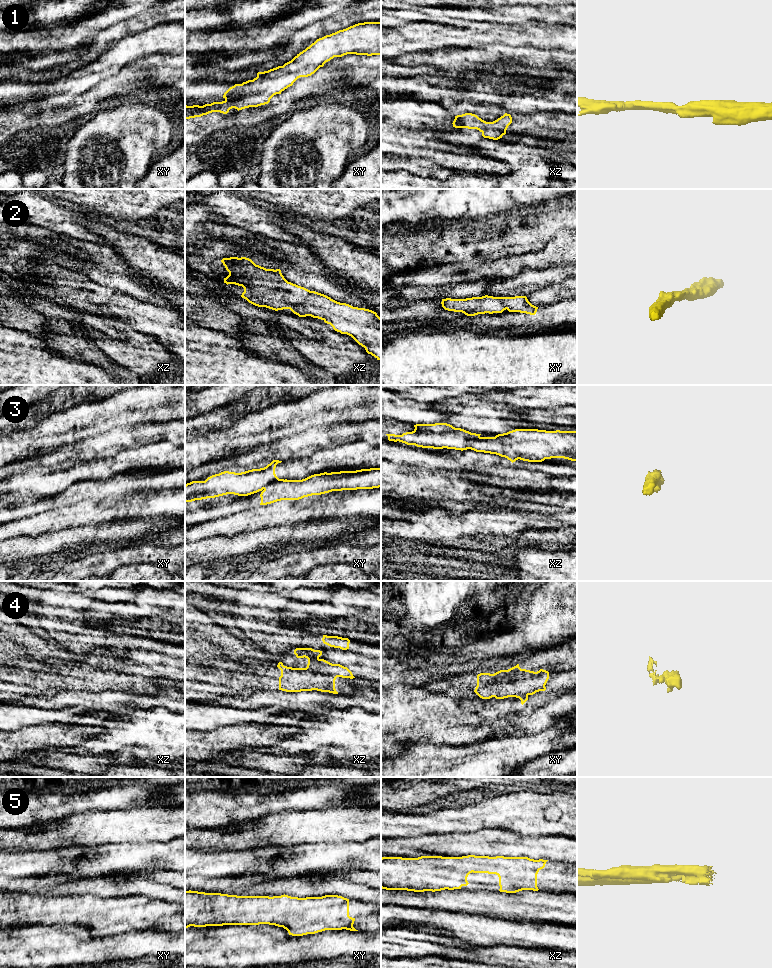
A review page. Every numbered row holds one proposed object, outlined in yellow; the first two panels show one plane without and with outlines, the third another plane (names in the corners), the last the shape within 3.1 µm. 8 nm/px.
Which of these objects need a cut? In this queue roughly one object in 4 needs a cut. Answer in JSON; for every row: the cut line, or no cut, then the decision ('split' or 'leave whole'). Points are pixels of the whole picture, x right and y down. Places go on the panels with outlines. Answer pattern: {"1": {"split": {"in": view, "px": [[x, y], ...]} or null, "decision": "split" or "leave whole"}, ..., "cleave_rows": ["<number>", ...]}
{"1": {"split": null, "decision": "leave whole"}, "2": {"split": null, "decision": "leave whole"}, "3": {"split": {"in": "xy", "px": [[283, 479], [271, 482], [264, 489]]}, "decision": "split"}, "4": {"split": null, "decision": "leave whole"}, "5": {"split": null, "decision": "leave whole"}, "cleave_rows": ["3"]}

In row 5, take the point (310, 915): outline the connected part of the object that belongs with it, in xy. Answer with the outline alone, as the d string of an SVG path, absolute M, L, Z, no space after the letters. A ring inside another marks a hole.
M185 891L185 928L269 924L283 927L289 935L303 936L325 930L358 931L353 927L354 921L349 916L349 899L338 895L298 898L285 894L269 897Z

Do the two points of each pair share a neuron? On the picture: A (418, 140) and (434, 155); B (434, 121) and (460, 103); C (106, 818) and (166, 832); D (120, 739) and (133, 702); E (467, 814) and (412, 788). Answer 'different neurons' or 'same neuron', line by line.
A: same neuron
B: different neurons
C: same neuron
D: different neurons
E: different neurons

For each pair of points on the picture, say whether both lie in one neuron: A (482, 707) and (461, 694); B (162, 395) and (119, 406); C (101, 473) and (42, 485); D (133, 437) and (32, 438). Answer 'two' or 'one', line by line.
A: two
B: one
C: one
D: two

